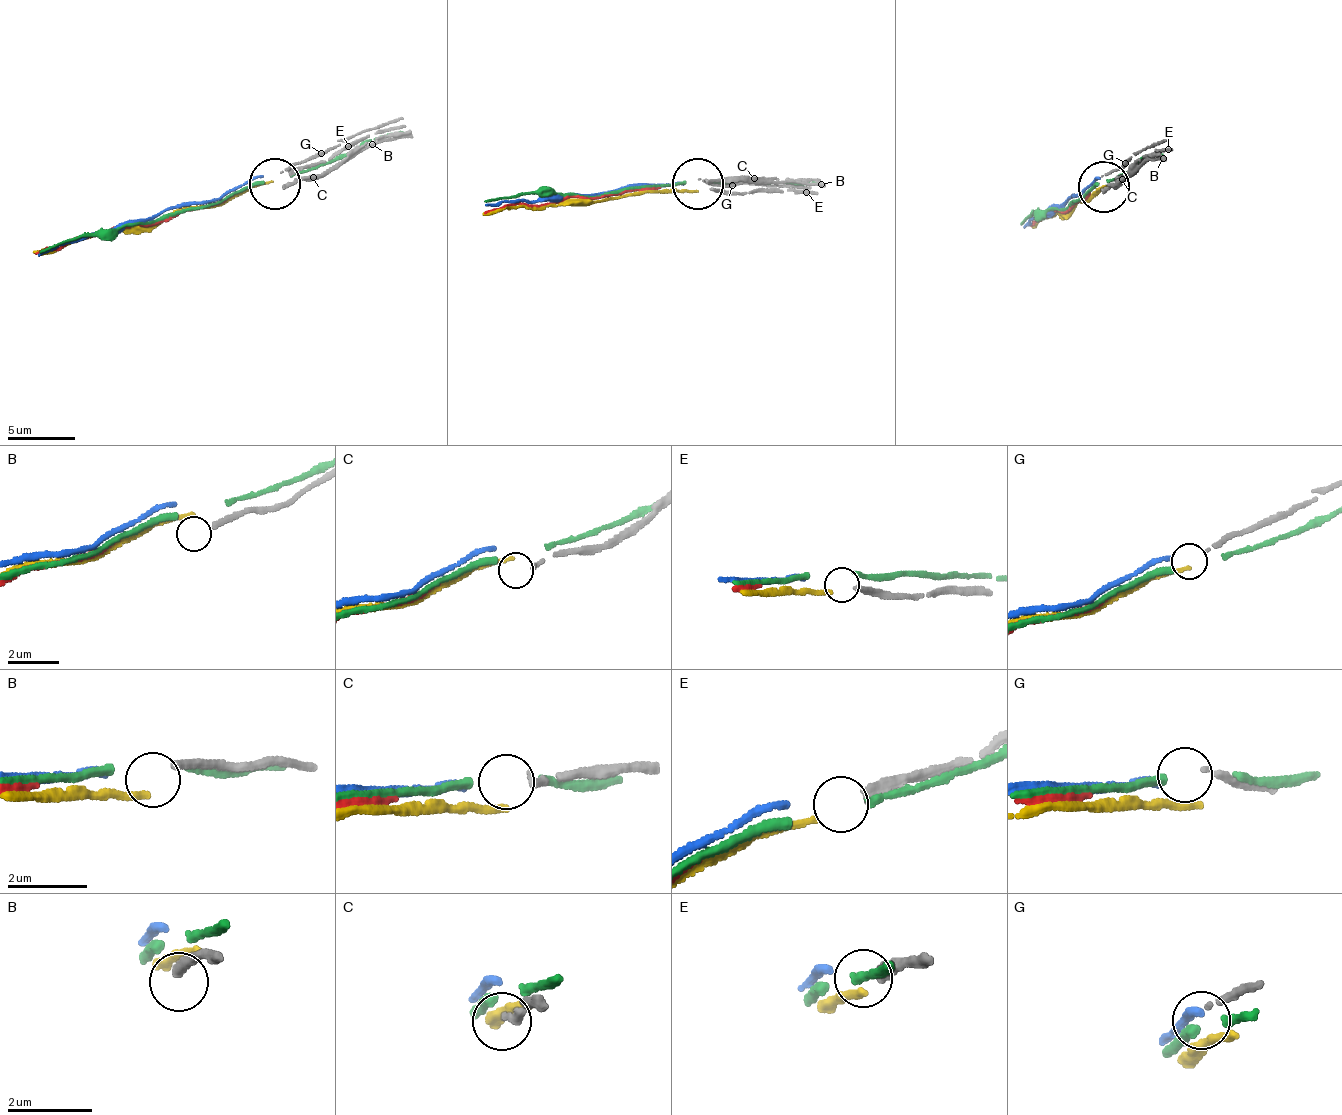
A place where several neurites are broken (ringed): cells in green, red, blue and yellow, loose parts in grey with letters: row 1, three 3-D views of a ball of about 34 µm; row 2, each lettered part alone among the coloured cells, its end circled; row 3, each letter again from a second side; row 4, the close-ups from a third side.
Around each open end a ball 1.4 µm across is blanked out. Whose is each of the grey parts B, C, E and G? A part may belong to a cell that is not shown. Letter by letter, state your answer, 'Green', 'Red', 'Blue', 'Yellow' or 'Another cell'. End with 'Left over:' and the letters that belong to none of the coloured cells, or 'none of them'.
B: Another cell
C: Another cell
E: Yellow
G: Blue
Left over: B, C

